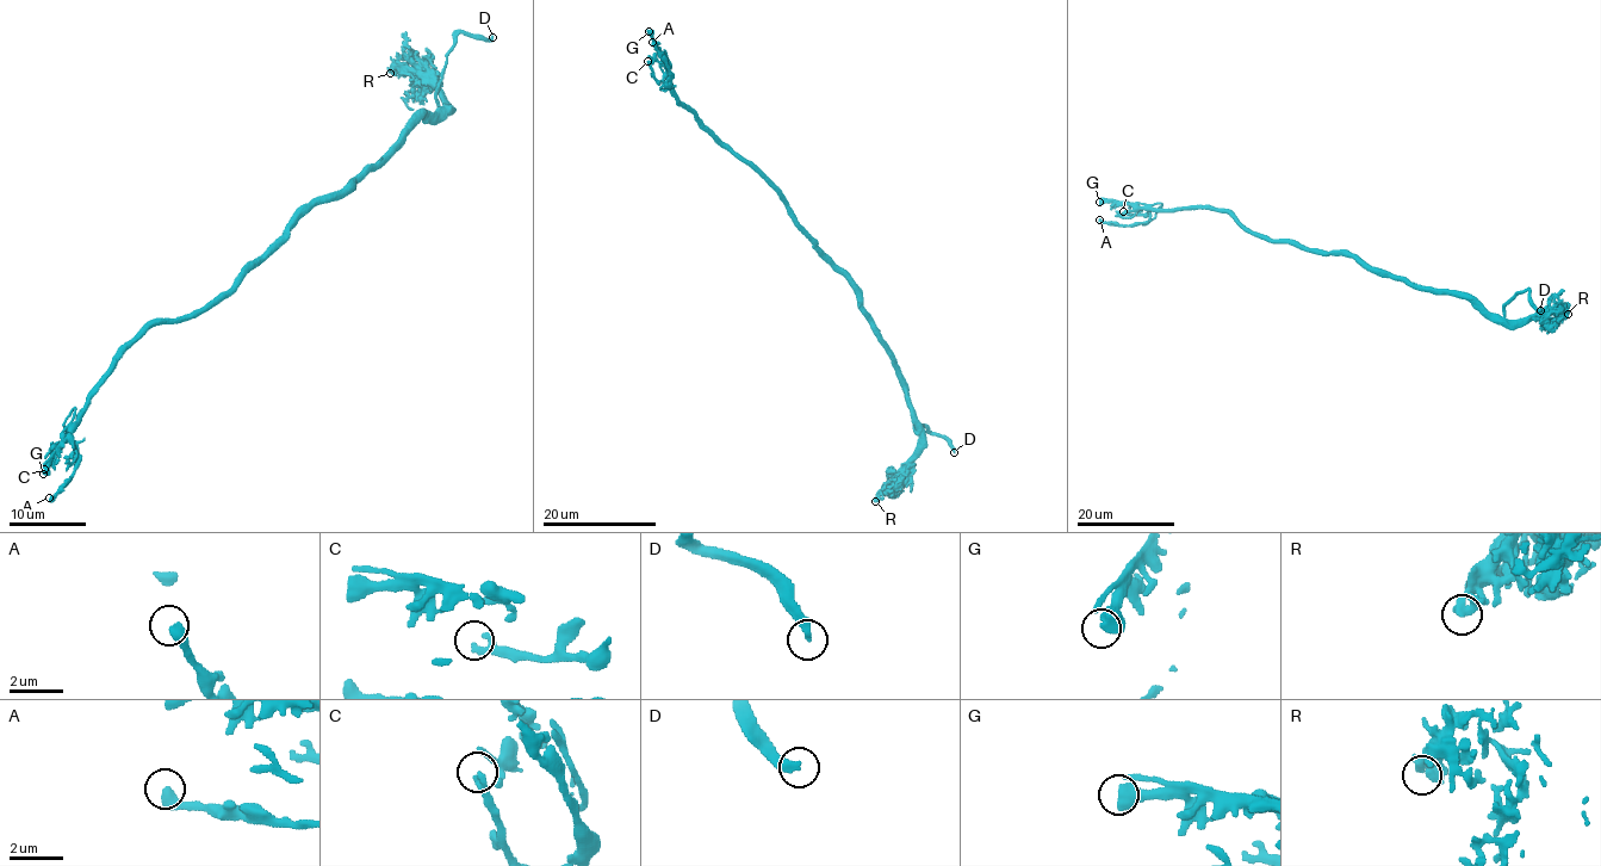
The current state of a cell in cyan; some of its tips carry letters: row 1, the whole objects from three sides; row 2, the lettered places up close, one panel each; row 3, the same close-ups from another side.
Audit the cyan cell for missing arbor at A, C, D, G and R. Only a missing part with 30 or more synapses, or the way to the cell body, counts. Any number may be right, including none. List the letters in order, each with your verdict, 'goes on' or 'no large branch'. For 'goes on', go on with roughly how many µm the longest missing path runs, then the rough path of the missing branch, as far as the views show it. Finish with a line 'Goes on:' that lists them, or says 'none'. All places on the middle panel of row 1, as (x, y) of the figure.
A: no large branch
C: no large branch
D: goes on; missing 30 µm
G: no large branch
R: no large branch
Goes on: D

